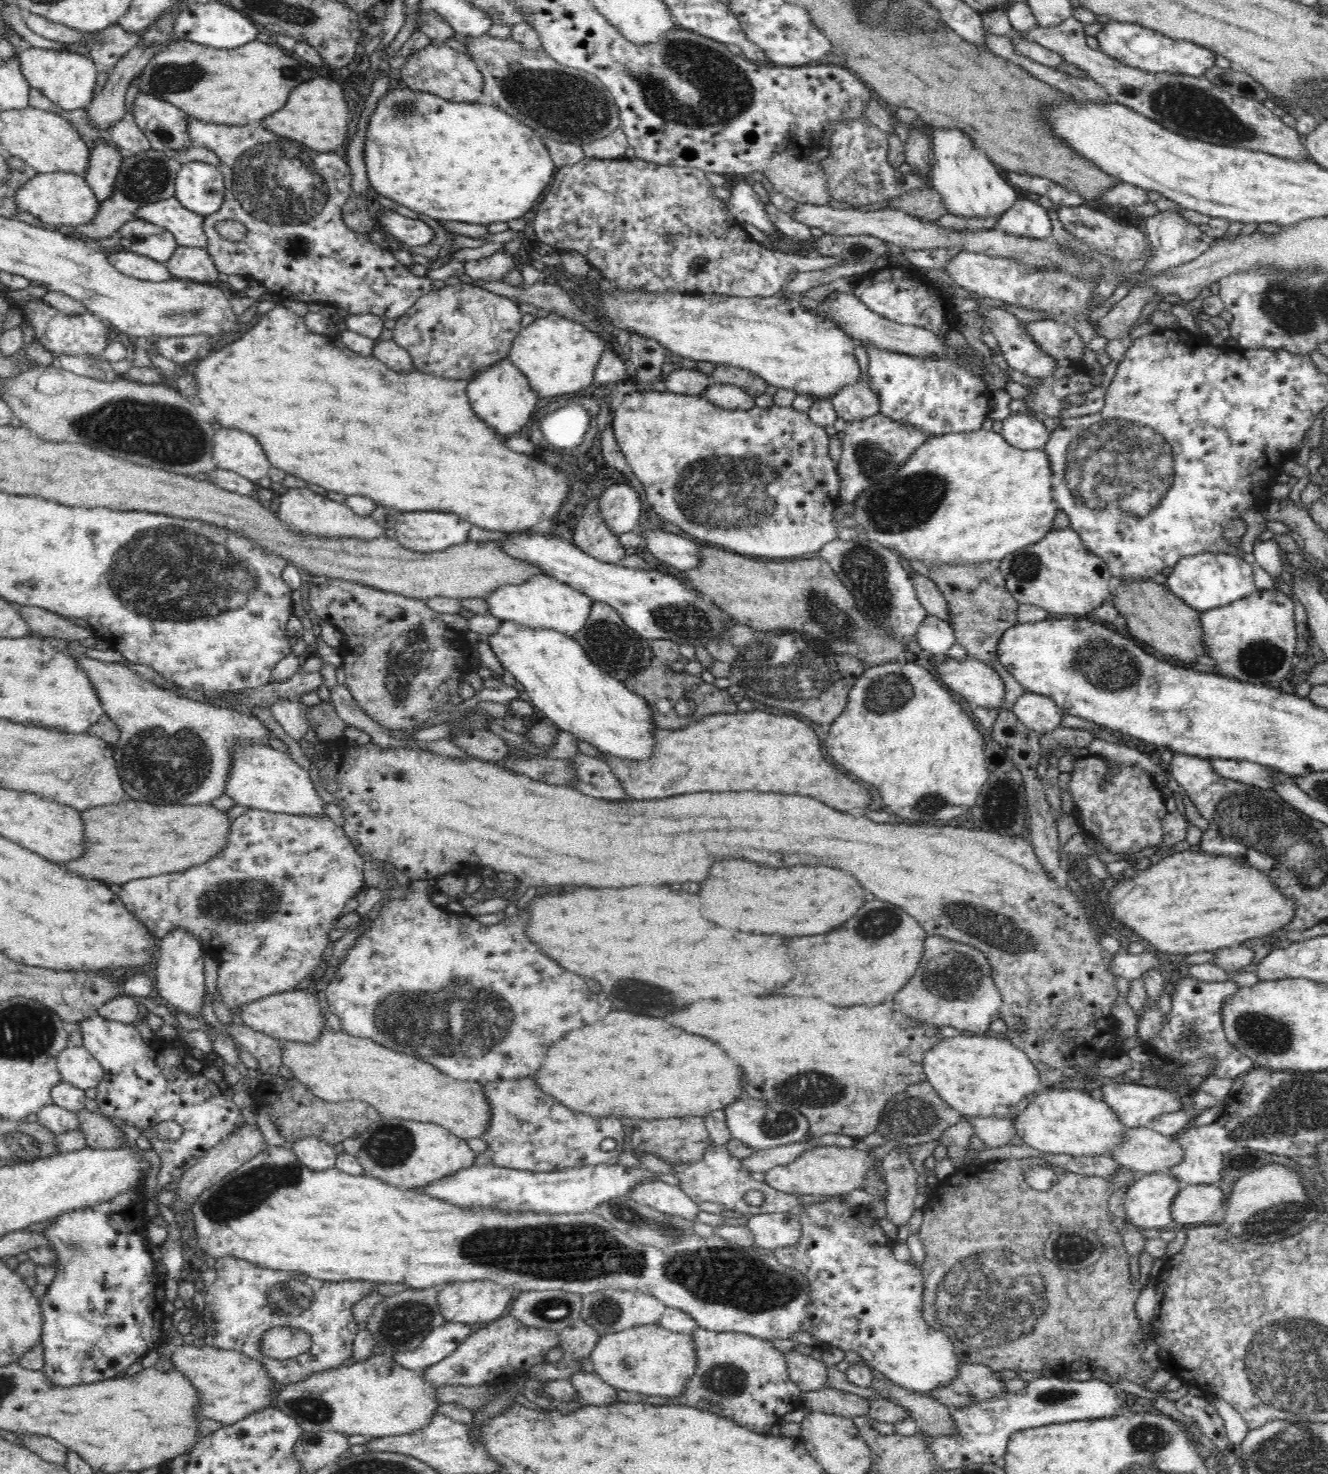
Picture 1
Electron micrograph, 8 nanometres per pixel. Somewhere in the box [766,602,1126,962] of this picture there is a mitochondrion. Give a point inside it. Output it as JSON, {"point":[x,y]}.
{"point":[1001,932]}

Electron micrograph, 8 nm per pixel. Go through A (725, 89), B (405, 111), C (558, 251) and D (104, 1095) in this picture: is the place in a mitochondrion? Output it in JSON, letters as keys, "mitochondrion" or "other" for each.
{"A":"mitochondrion","B":"mitochondrion","C":"other","D":"other"}

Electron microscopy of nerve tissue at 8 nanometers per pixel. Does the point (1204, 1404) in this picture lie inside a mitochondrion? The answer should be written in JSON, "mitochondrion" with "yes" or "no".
{"mitochondrion":"no"}

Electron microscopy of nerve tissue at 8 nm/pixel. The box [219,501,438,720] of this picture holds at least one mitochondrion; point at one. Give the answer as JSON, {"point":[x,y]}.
{"point":[404,665]}

